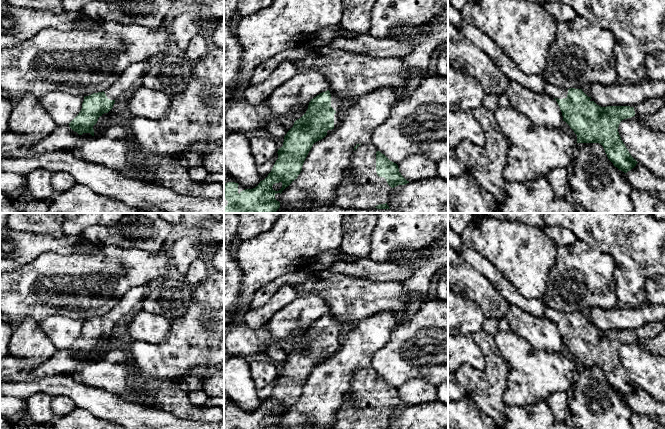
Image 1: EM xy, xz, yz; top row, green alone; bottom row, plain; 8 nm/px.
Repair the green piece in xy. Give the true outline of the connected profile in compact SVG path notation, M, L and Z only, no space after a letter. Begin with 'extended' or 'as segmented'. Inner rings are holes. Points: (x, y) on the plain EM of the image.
extended; M147 285L131 288L108 313L85 320L81 335L69 347L70 352L79 359L90 357L94 360L93 350L97 347L98 342L104 337L108 337L113 332L115 324L140 304L146 296L147 290Z

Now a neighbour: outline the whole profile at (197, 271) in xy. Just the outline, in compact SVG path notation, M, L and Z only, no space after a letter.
M197 258L191 263L184 281L190 286L198 285L203 279L207 278L208 274L205 263Z

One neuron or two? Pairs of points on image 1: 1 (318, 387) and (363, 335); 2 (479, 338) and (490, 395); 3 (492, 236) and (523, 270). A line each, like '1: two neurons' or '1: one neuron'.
1: one neuron
2: one neuron
3: one neuron

